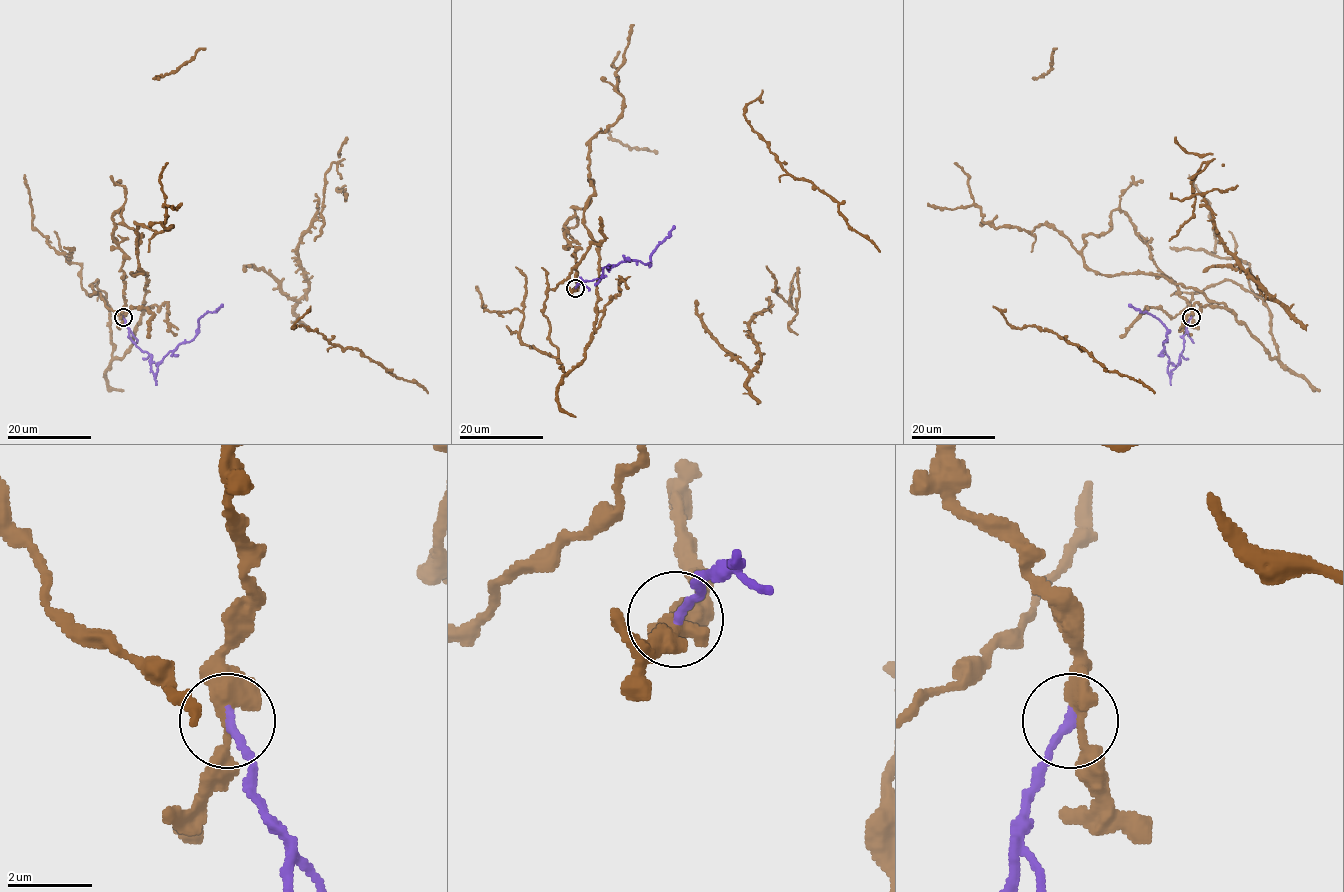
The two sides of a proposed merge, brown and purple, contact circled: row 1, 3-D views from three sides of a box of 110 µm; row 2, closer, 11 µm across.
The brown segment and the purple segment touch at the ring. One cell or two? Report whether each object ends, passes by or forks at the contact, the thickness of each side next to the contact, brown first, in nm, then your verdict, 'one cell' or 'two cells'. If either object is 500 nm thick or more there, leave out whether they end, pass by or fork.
brown passes by; purple ends; calibres 400 and 200 nm; two cells

